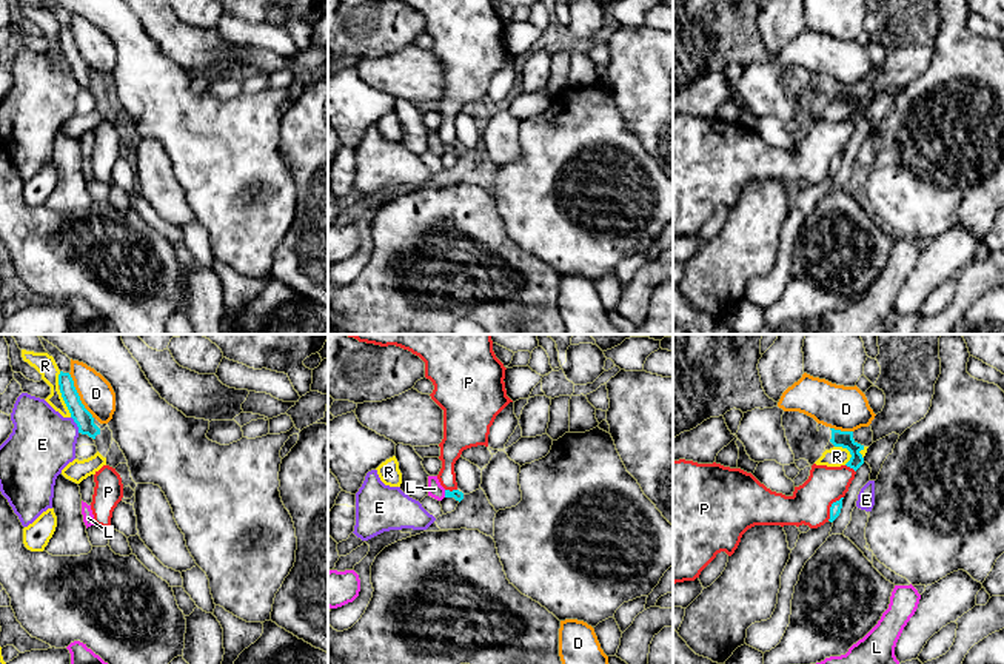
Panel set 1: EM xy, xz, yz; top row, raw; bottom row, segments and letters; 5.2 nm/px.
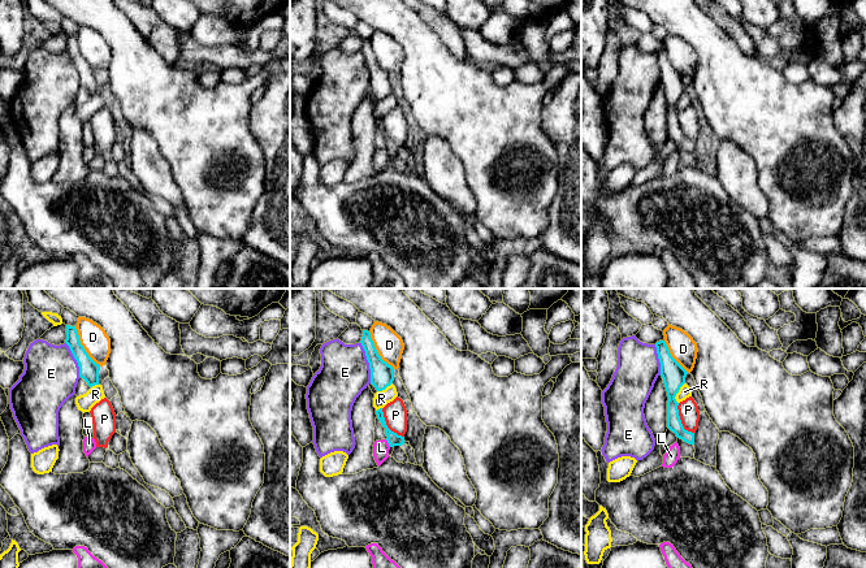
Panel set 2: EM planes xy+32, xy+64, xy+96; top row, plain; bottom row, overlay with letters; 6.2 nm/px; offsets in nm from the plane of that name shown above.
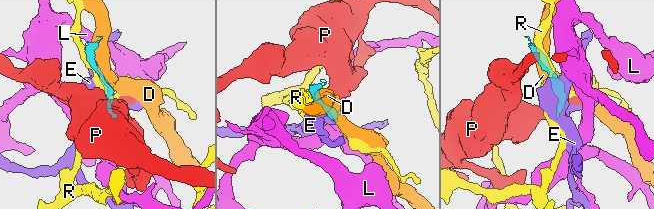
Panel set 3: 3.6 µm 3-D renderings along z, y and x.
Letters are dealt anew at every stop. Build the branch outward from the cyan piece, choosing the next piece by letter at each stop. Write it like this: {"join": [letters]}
{"join": []}

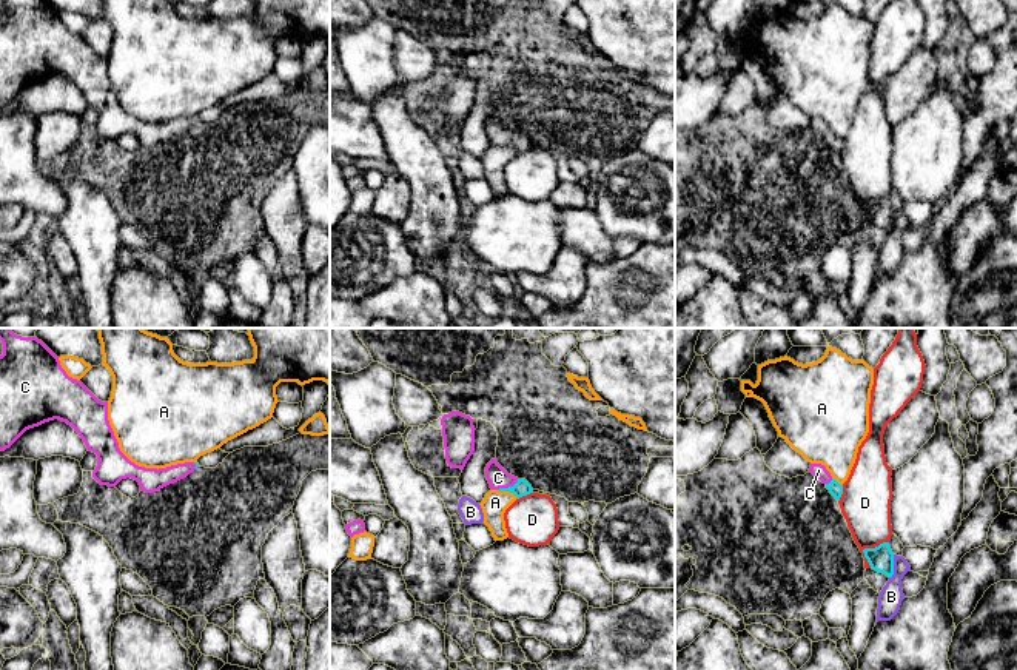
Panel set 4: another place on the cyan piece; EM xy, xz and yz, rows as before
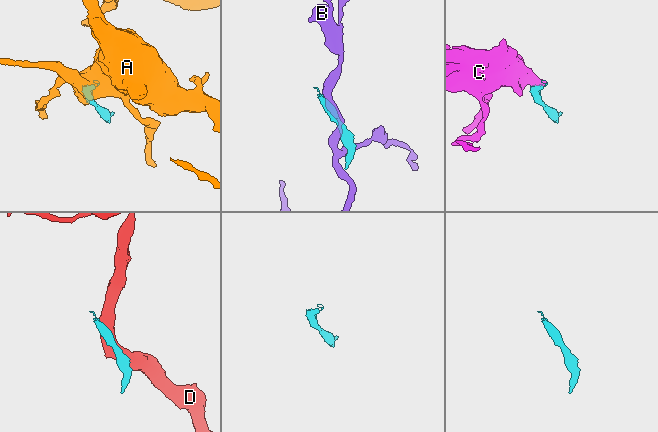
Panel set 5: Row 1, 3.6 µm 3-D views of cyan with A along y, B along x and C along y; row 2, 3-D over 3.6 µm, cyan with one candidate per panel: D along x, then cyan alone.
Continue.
{"join": ["C"]}

